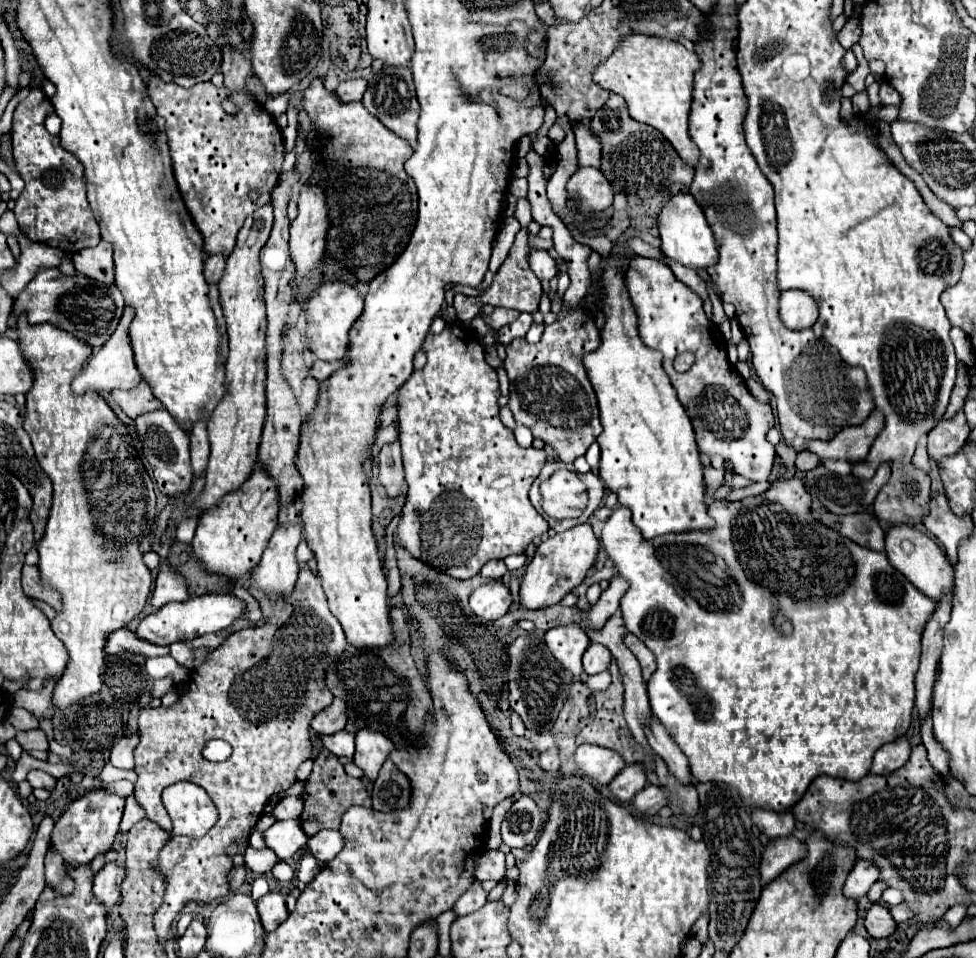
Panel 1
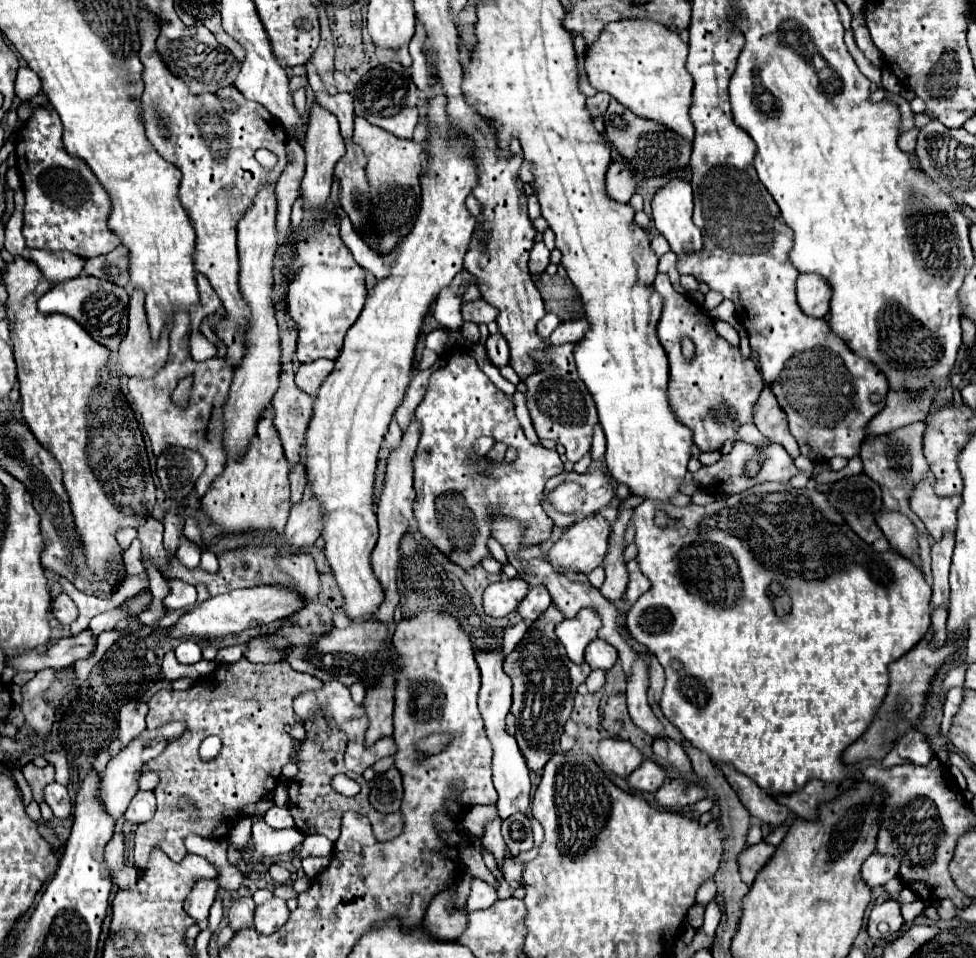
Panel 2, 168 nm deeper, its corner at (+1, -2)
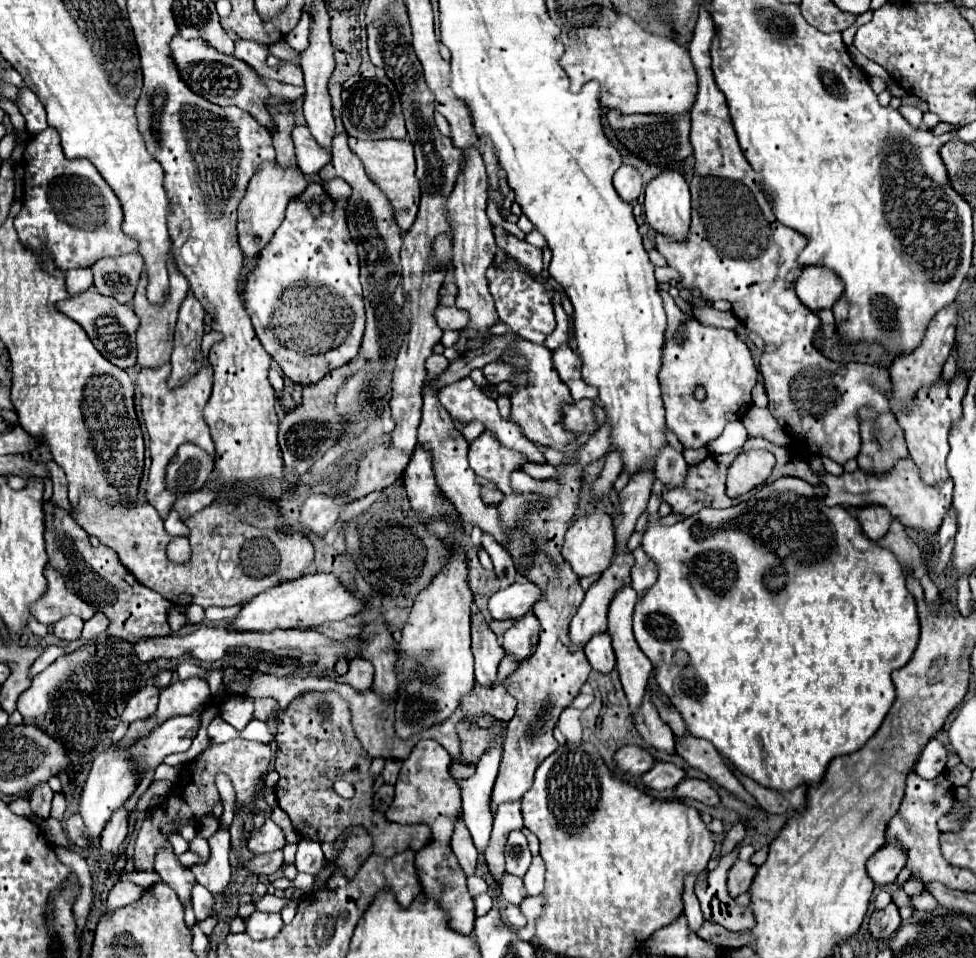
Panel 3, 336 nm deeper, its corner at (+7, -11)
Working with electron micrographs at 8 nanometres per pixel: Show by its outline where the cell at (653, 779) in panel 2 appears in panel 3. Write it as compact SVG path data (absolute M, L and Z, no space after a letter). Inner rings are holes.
M657 762L649 772L643 774L641 780L649 790L667 790L667 788L675 788L683 778L685 778L685 772L675 764Z

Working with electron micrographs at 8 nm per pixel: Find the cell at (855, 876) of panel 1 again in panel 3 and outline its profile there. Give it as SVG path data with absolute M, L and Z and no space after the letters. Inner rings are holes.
M887 844L867 860L867 874L875 886L887 886L895 882L905 862L907 856L903 856L903 850L897 844Z

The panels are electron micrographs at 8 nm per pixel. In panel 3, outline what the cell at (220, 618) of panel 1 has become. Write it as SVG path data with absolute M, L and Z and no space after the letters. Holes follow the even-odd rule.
M307 574L299 580L283 582L273 588L263 590L251 600L241 604L241 610L229 622L229 630L233 632L271 632L277 628L299 628L307 630L311 626L319 626L327 620L343 620L361 610L361 600L357 600L351 592L347 592L341 582L333 574Z

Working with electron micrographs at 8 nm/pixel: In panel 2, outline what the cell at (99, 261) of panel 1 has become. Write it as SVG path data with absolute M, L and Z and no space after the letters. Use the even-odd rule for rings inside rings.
M121 245L107 255L87 259L83 275L105 279L119 287L127 287L129 285L129 249Z

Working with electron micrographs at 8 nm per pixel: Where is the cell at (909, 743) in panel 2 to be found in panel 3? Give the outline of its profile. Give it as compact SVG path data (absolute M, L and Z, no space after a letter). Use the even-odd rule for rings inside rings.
M933 738L933 740L929 740L929 742L925 744L925 748L923 748L923 752L919 754L919 758L917 758L913 770L915 770L919 776L931 780L931 778L935 778L935 776L939 776L939 774L943 772L945 762L947 762L947 750L945 750L943 744L939 744L939 742Z

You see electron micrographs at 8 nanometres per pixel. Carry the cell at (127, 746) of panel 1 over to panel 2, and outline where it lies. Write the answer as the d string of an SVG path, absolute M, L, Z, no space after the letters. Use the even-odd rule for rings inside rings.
M129 701L121 707L119 737L123 741L123 747L129 745L141 731L145 731L145 715L147 715L145 701Z

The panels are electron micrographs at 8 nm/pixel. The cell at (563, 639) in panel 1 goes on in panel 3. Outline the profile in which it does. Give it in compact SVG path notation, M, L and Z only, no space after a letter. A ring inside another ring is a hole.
M627 552L627 556L623 556L623 560L619 560L619 564L615 564L615 568L607 568L601 574L599 582L587 590L585 600L579 606L579 610L573 616L571 626L569 626L569 646L567 648L571 652L575 652L577 648L583 648L593 636L603 634L607 630L607 622L605 622L607 620L607 600L611 600L611 592L615 592L615 580L627 580L627 584L629 584L629 576L627 576L629 570L631 570L631 552Z

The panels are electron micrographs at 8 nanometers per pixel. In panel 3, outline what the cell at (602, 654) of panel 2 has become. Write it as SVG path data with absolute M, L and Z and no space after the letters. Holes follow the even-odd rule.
M607 634L593 636L585 646L585 656L593 670L609 674L615 668L615 654L611 648L611 638Z

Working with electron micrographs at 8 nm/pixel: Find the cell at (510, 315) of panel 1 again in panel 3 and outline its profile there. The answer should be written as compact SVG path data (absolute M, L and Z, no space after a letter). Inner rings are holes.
M439 306L435 310L435 318L443 330L465 330L469 324L469 312L459 310L457 306L451 306L451 308Z

